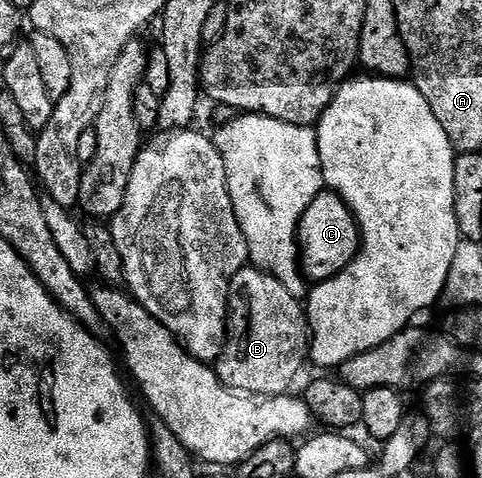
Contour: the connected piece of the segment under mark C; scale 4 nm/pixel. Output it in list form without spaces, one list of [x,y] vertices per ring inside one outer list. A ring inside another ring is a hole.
[[[322,192],[311,200],[297,225],[297,249],[301,272],[313,284],[326,282],[351,264],[361,249],[361,231],[357,229],[357,222],[341,197],[332,192]]]

